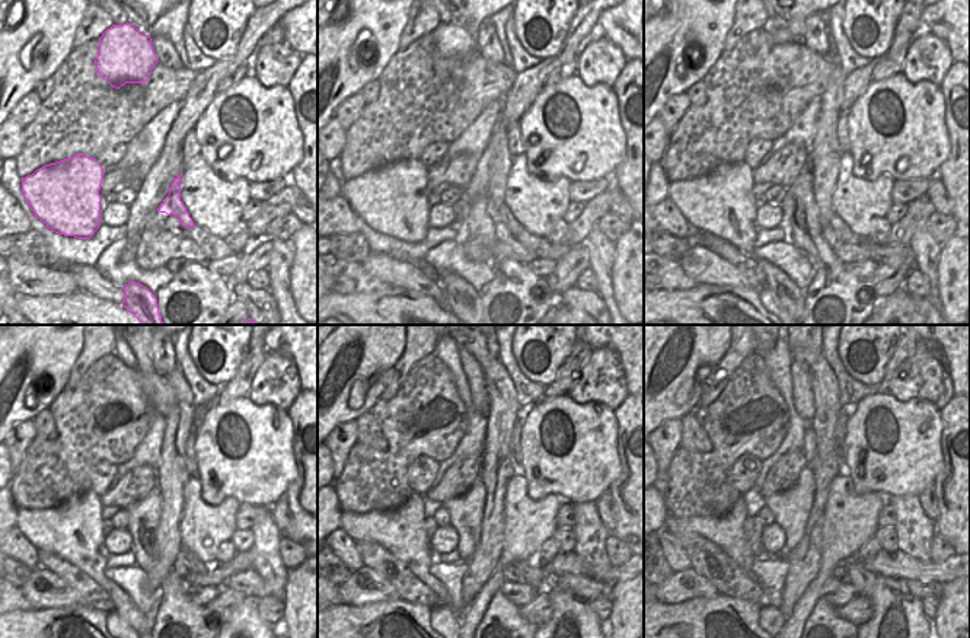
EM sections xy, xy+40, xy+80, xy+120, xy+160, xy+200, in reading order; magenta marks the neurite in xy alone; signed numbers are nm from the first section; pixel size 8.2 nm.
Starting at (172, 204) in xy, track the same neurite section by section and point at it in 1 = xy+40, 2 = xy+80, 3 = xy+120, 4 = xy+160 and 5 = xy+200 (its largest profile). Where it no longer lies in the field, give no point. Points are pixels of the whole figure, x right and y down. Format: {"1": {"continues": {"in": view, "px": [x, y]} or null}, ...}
{"1": {"continues": {"in": "xy+40", "px": [506, 216]}}, "2": {"continues": {"in": "xy+80", "px": [839, 226]}}, "3": {"continues": {"in": "xy+120", "px": [192, 562]}}, "4": {"continues": {"in": "xy+160", "px": [573, 621]}}, "5": {"continues": {"in": "xy+200", "px": [899, 621]}}}

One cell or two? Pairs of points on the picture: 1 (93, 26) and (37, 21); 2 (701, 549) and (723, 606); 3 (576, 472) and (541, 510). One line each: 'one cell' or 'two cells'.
1: two cells
2: two cells
3: two cells

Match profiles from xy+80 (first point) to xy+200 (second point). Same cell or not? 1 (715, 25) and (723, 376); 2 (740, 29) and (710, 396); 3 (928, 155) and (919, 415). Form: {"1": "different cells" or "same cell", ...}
{"1": "different cells", "2": "same cell", "3": "same cell"}

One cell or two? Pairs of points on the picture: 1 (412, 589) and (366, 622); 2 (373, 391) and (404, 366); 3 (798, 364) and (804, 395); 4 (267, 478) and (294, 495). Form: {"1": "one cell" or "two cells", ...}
{"1": "two cells", "2": "two cells", "3": "one cell", "4": "two cells"}

